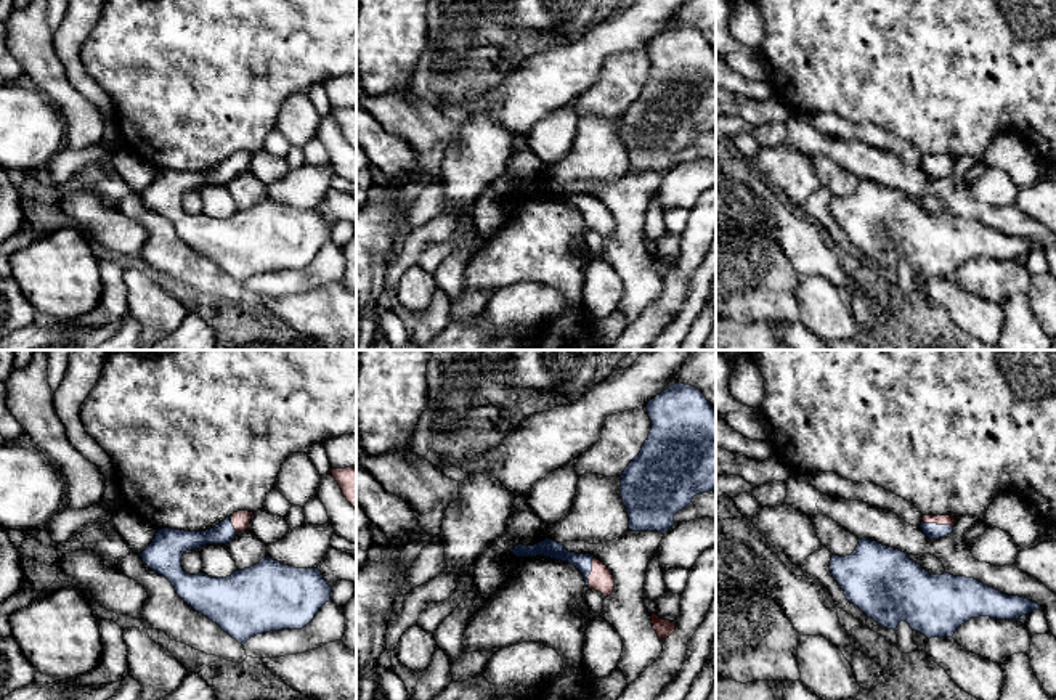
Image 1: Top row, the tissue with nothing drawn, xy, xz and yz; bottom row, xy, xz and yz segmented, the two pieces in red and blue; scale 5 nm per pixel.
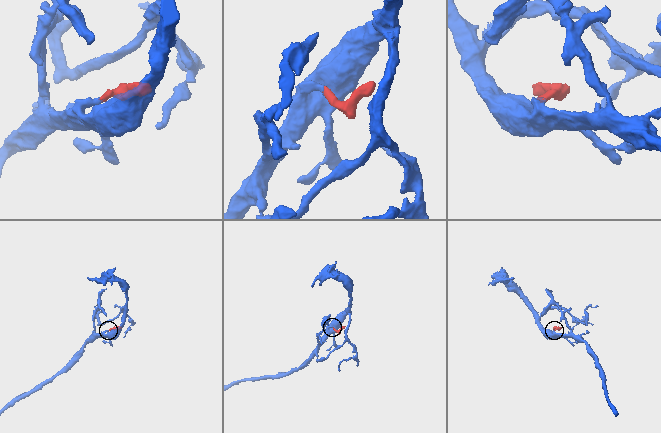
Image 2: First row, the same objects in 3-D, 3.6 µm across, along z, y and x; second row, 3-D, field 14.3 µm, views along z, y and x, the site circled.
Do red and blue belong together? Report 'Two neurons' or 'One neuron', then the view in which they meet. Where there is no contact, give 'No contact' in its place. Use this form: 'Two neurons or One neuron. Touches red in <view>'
One neuron. Touches red in xz

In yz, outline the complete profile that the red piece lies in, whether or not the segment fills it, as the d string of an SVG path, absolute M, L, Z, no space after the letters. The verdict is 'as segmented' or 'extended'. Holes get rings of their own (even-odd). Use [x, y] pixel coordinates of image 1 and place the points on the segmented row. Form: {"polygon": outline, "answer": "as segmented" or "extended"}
{"polygon": "M923 515L920 528L929 539L939 539L953 531L955 522L952 515Z", "answer": "extended"}

